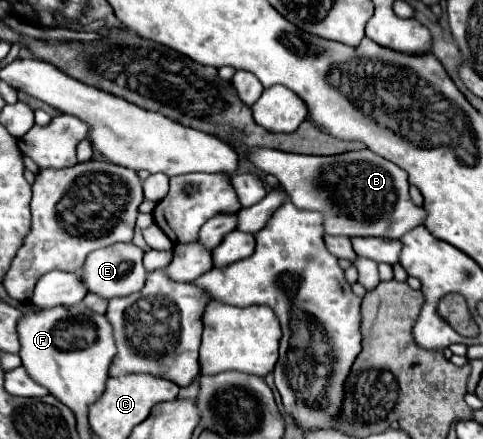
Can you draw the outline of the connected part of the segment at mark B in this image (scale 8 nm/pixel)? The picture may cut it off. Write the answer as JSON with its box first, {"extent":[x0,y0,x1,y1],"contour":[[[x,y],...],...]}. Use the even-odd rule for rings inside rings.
{"extent":[245,147,425,239],"contour":[[[255,147],[253,151],[245,151],[245,159],[263,173],[275,175],[297,207],[321,211],[325,215],[327,235],[355,237],[357,233],[397,233],[389,239],[401,239],[425,221],[425,209],[417,207],[409,197],[407,173],[369,149],[317,157]]]}

